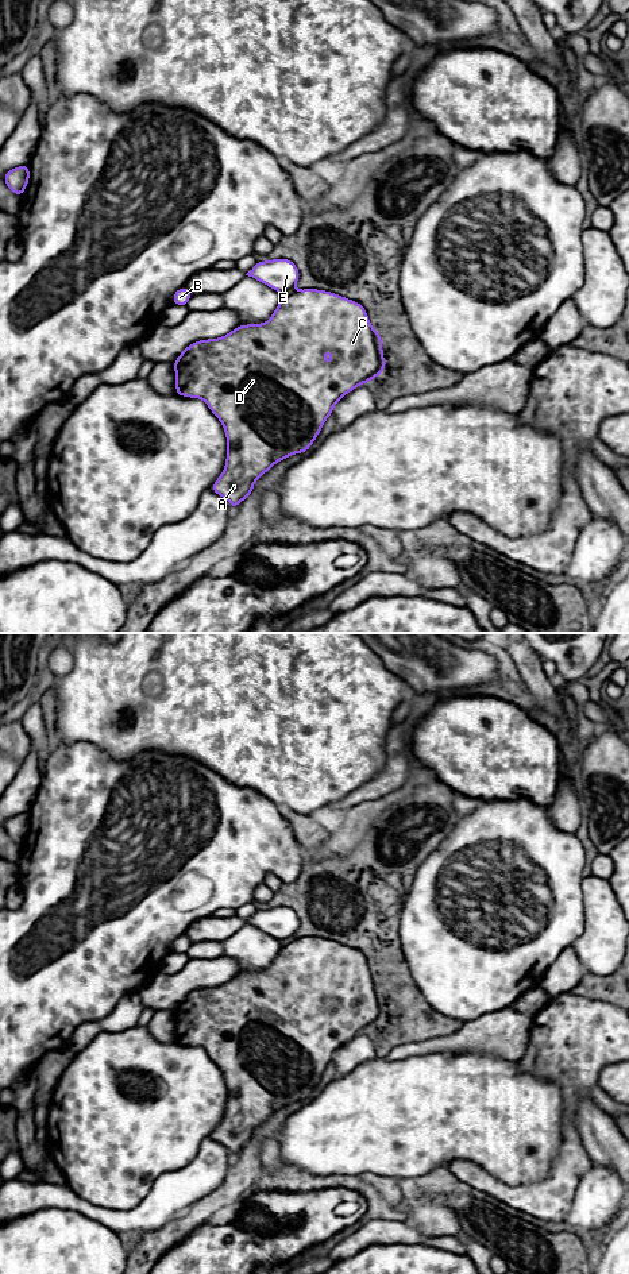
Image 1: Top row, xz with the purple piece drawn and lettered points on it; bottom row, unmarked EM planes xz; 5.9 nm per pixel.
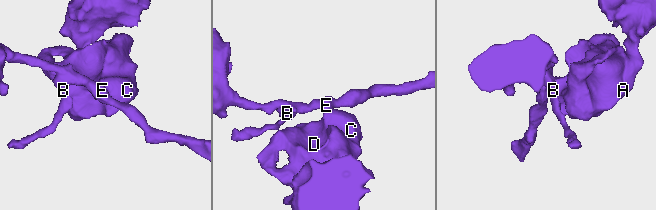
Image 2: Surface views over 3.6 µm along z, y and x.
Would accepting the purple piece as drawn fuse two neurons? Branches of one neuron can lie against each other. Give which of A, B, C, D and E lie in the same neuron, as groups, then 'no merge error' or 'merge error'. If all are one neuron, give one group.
A C D / B E | merge error

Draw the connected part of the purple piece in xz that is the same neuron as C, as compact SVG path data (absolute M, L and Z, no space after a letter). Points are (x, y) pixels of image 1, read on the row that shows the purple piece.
M320 289L283 294L266 323L238 325L219 339L189 344L173 362L175 394L201 398L221 422L227 437L225 466L211 490L225 498L235 510L274 464L294 453L308 452L337 401L383 372L387 362L382 355L381 333L373 328L364 306Z

